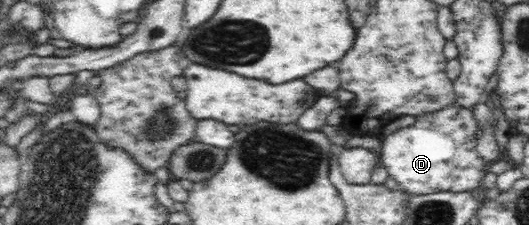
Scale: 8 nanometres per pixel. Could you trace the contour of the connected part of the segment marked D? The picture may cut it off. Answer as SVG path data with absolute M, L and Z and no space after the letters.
M451 105L439 112L417 116L416 122L407 128L399 128L392 134L383 137L379 160L387 169L388 176L395 179L401 191L411 196L428 196L441 192L470 192L483 182L489 164L479 156L476 150L474 133L477 122L474 122L471 109Z

